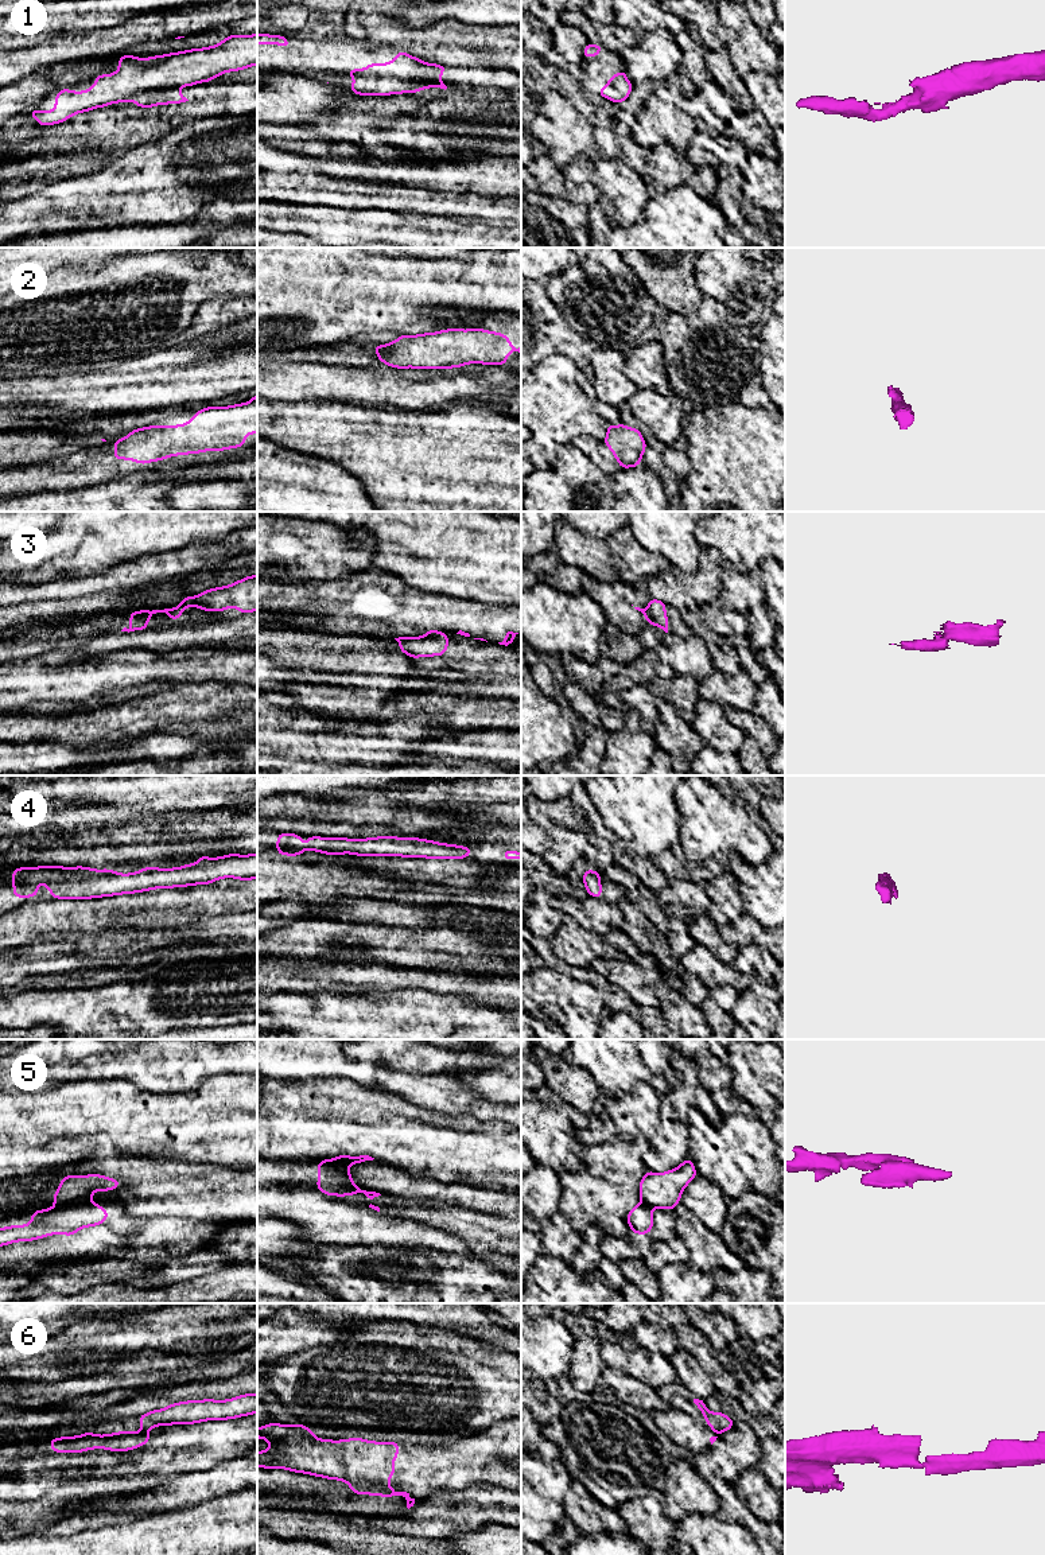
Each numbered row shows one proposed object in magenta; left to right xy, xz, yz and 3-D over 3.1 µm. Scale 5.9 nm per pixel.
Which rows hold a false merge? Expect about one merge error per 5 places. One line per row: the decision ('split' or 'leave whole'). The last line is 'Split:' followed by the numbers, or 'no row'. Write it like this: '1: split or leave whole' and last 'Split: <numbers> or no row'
1: leave whole
2: leave whole
3: split
4: leave whole
5: split
6: split
Split: 3, 5, 6

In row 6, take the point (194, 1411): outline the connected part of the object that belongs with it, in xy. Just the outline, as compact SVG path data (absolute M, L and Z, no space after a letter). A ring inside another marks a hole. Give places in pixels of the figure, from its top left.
M245 1393L228 1400L189 1400L172 1403L163 1410L154 1410L139 1416L141 1430L156 1426L191 1424L205 1420L225 1420L257 1412L257 1393Z

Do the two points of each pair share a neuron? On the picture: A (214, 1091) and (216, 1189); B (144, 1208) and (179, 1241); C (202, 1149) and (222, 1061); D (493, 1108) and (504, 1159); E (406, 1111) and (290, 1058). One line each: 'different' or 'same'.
A: different
B: different
C: different
D: different
E: different

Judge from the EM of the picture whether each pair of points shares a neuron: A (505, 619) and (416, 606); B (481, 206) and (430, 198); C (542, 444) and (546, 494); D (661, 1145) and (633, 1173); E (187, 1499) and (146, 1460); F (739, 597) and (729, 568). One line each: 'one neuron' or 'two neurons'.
A: one neuron
B: one neuron
C: two neurons
D: two neurons
E: two neurons
F: one neuron

